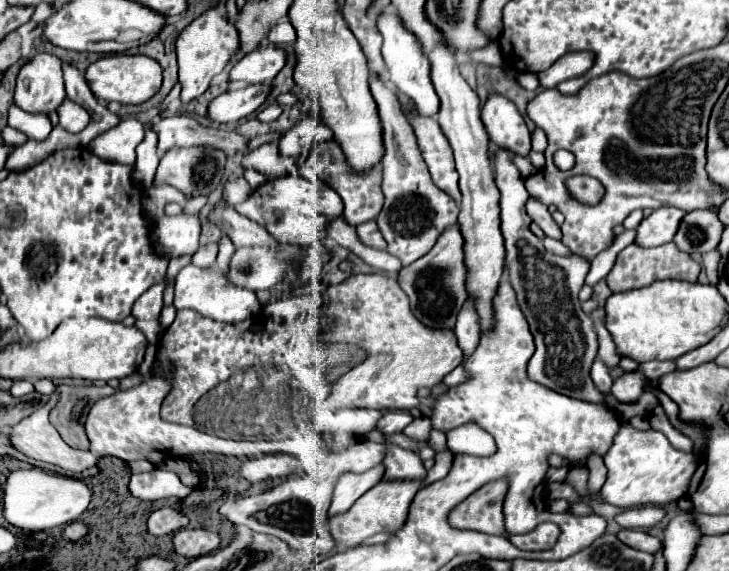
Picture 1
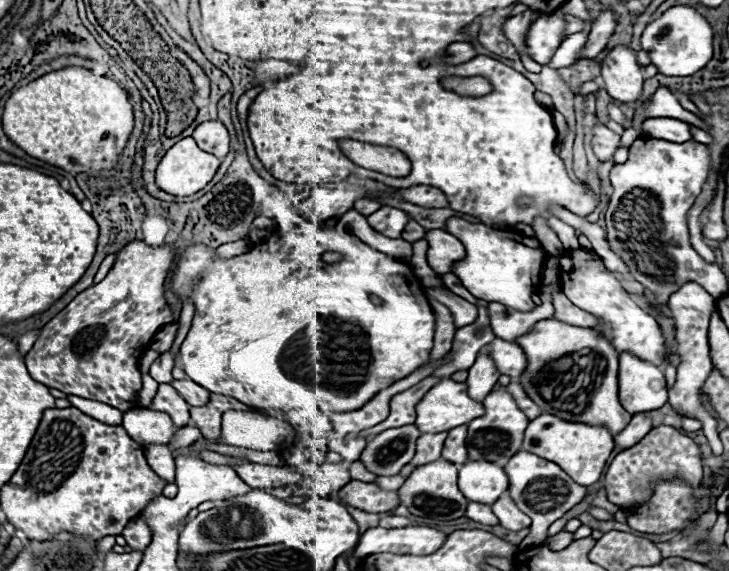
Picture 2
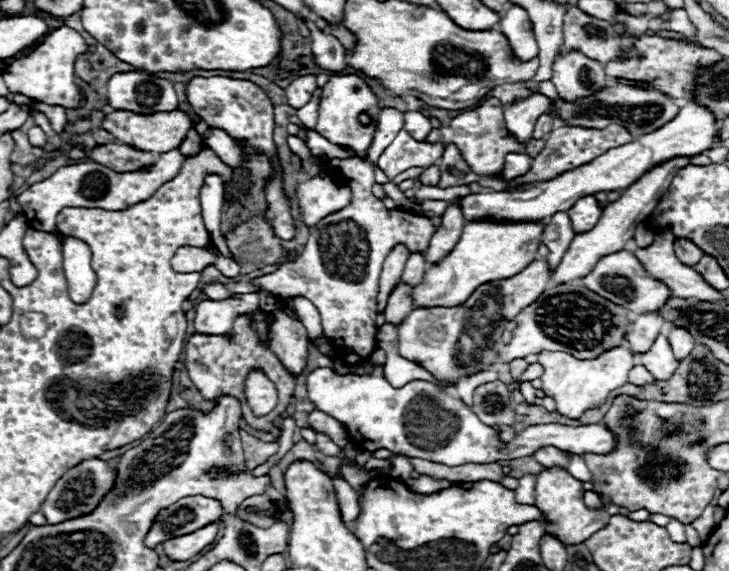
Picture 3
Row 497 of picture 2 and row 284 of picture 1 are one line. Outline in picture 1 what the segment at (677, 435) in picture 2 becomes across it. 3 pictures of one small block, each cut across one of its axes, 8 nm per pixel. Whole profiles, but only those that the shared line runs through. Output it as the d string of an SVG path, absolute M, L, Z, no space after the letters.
M668 242L658 248L640 248L636 244L630 244L626 250L622 250L618 254L616 266L608 274L606 282L612 292L624 292L624 290L632 290L632 288L644 288L656 280L666 280L666 278L698 282L698 274L700 274L700 264L694 262L690 254L680 252L674 242Z

